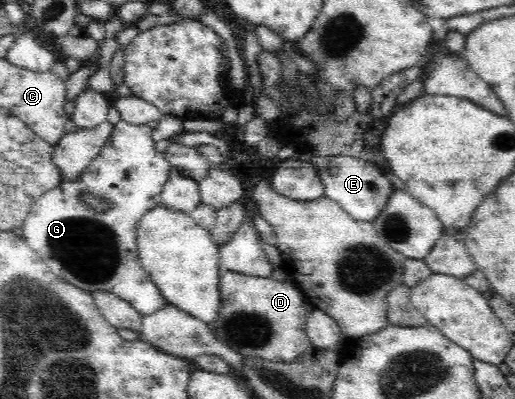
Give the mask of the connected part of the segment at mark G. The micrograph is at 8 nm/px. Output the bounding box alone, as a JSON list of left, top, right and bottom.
[22,120,201,315]

